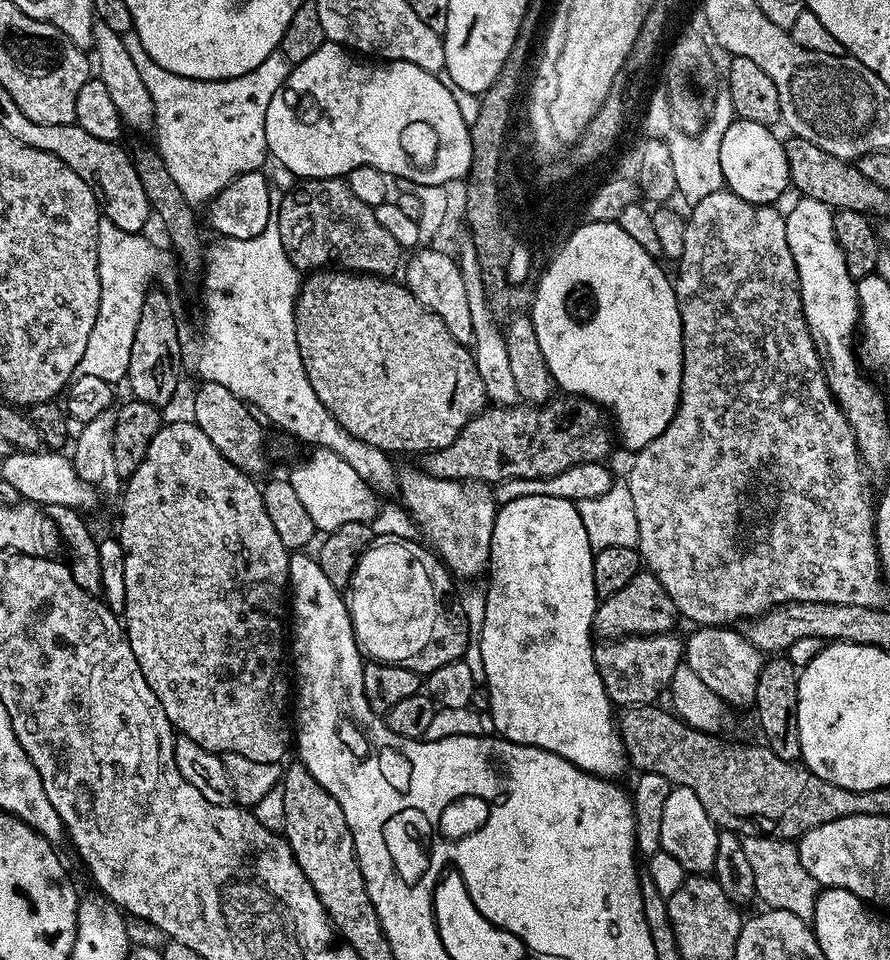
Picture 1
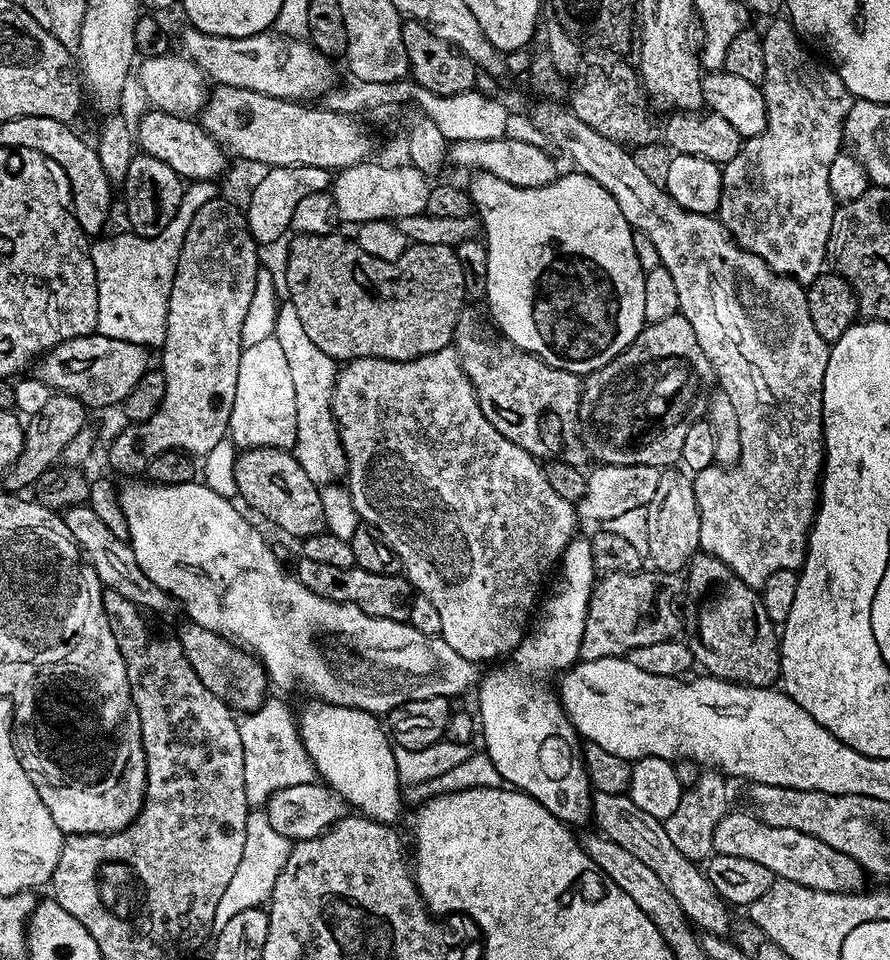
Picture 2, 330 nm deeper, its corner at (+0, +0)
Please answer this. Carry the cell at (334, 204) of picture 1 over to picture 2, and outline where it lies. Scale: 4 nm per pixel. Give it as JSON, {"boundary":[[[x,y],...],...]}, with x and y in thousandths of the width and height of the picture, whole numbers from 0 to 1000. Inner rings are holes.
{"boundary":[[[373,242],[366,244],[333,244],[329,245],[328,255],[324,258],[324,272],[319,275],[319,292],[324,295],[322,311],[335,322],[335,331],[339,331],[339,341],[344,348],[357,360],[357,365],[366,365],[374,375],[390,377],[402,373],[429,373],[430,375],[464,375],[479,369],[488,369],[492,365],[508,358],[510,340],[515,327],[524,320],[524,305],[519,294],[519,277],[515,277],[512,259],[506,255],[474,255],[464,253],[445,271],[420,269],[407,260],[399,249],[378,246]]]}

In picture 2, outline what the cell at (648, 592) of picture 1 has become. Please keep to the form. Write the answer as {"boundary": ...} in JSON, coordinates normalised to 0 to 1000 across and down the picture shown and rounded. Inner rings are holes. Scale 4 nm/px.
{"boundary":[[[756,485],[743,491],[739,498],[739,511],[728,524],[726,535],[726,556],[728,557],[727,582],[733,582],[731,591],[739,596],[767,597],[772,593],[778,580],[783,578],[787,570],[787,536],[780,519],[779,497],[772,491]]]}

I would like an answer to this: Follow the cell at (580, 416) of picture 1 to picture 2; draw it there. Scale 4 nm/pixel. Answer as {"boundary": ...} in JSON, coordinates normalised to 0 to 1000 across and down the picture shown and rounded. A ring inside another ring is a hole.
{"boundary":[[[763,327],[753,331],[744,331],[744,335],[725,336],[724,343],[685,377],[681,377],[672,385],[660,389],[654,396],[654,413],[658,418],[658,438],[661,433],[661,471],[674,483],[689,483],[690,485],[735,485],[739,489],[756,486],[766,473],[766,460],[771,460],[771,452],[775,444],[788,441],[796,427],[796,414],[801,411],[802,401],[806,399],[804,388],[800,384],[798,373],[789,369],[789,360],[784,360],[784,348],[780,348],[780,340],[771,335],[771,331]]]}

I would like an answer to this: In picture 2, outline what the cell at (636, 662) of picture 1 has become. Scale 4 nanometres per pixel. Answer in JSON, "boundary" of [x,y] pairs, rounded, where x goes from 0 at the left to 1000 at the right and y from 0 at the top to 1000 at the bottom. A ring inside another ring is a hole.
{"boundary":[[[720,594],[712,598],[675,599],[665,610],[658,635],[652,688],[704,684],[717,673],[756,666],[766,654],[762,626],[770,616],[770,605],[758,596]]]}

